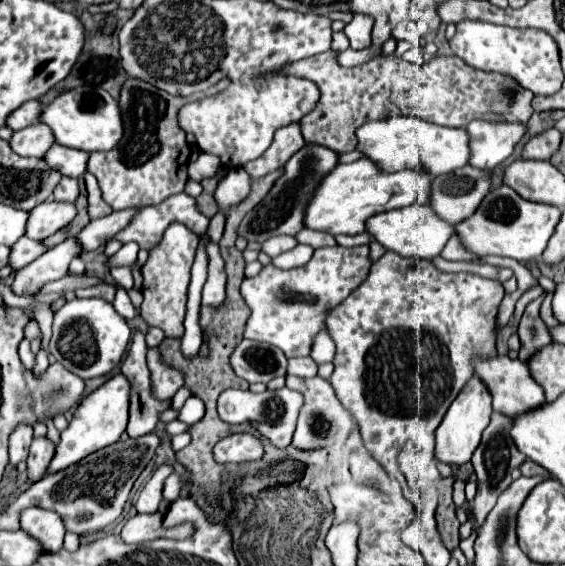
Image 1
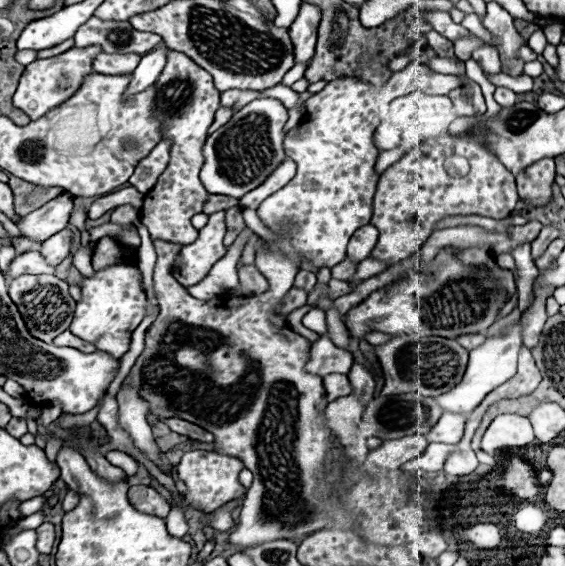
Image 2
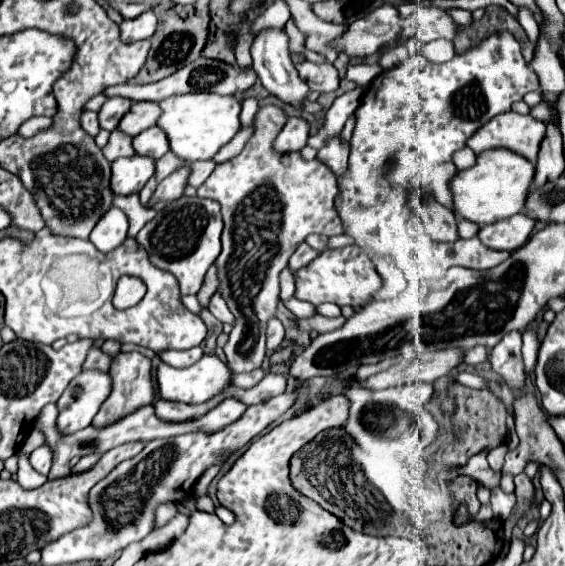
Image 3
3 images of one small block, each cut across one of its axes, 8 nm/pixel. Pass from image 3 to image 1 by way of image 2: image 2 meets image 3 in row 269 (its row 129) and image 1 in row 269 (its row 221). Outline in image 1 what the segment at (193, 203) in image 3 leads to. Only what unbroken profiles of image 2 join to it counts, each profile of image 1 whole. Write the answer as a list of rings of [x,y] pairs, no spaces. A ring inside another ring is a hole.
[[[170,224],[162,234],[162,240],[150,252],[146,264],[142,266],[142,296],[144,302],[140,306],[140,316],[148,326],[158,326],[166,332],[166,336],[180,338],[184,334],[184,314],[186,314],[186,292],[190,284],[190,268],[194,262],[194,254],[200,238],[190,232],[184,224]]]

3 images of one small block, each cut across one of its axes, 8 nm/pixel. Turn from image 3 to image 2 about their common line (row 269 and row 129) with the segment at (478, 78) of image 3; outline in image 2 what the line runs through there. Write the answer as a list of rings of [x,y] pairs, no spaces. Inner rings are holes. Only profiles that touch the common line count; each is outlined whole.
[[[412,92],[392,100],[388,120],[396,124],[404,138],[432,138],[450,126],[452,104],[448,96]]]

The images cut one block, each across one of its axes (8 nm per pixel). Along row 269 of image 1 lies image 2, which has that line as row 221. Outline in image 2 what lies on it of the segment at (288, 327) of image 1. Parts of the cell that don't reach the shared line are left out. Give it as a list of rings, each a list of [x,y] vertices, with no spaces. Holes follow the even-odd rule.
[[[342,76],[338,80],[328,82],[322,92],[308,98],[306,106],[310,108],[310,112],[306,112],[300,124],[298,136],[286,134],[286,140],[284,140],[286,156],[298,164],[298,172],[284,188],[268,196],[258,206],[258,216],[274,234],[278,234],[276,240],[268,240],[274,244],[274,248],[286,252],[298,264],[302,258],[308,258],[316,268],[320,266],[332,268],[346,258],[346,248],[352,234],[360,226],[370,224],[370,218],[372,218],[372,200],[374,200],[374,192],[378,184],[378,174],[374,172],[374,164],[380,154],[380,150],[372,142],[374,130],[380,124],[378,102],[374,98],[374,88],[370,84],[360,82],[358,78]],[[284,218],[294,222],[292,232],[280,230],[280,220]]]

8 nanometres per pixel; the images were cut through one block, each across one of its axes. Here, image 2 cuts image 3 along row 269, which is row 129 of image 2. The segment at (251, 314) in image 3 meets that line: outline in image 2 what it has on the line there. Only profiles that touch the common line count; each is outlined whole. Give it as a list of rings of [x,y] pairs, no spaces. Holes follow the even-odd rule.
[[[256,98],[238,110],[228,124],[208,136],[204,144],[204,168],[200,172],[202,184],[210,194],[224,194],[242,198],[246,192],[258,188],[286,158],[284,154],[284,124],[288,110],[276,98]]]

